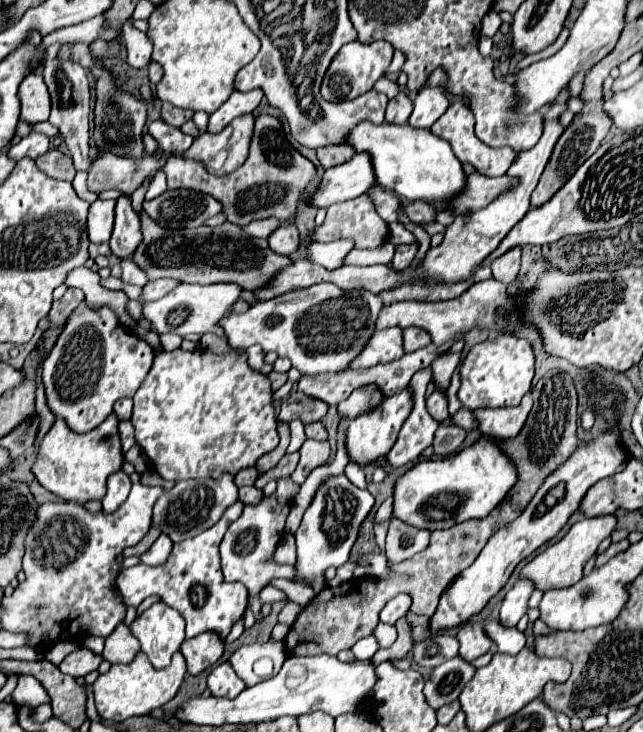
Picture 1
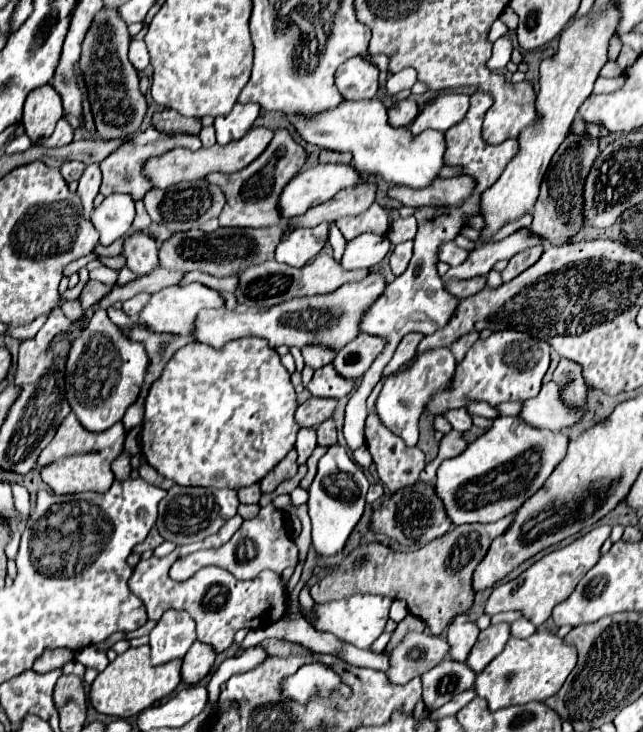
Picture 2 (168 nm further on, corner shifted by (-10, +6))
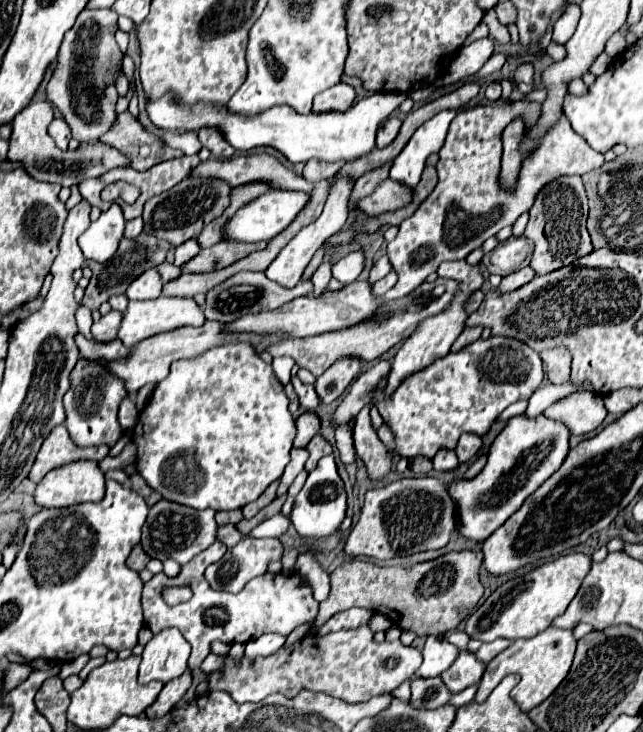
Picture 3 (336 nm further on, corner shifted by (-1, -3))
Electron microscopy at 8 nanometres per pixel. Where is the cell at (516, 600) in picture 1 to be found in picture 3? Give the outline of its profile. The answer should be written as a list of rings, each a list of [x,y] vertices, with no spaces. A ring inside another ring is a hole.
[[[461,650],[457,660],[453,662],[453,666],[449,670],[445,670],[445,674],[441,674],[441,678],[447,684],[447,688],[455,694],[455,692],[465,690],[467,686],[479,684],[483,672],[485,672],[485,662],[481,662],[473,652]]]

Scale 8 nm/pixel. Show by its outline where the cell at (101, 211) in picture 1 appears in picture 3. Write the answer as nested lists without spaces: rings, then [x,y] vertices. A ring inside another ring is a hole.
[[[111,204],[111,208],[101,212],[99,218],[91,222],[91,226],[79,236],[79,246],[85,258],[95,262],[109,260],[115,254],[119,240],[123,238],[123,228],[125,228],[125,218],[121,206]]]

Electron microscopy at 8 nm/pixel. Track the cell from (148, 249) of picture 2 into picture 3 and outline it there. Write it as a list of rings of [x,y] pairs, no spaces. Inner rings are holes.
[[[153,268],[153,270],[147,270],[145,274],[137,276],[129,284],[125,294],[129,300],[151,300],[151,298],[161,296],[161,286],[163,286],[163,280],[161,280],[159,272]]]

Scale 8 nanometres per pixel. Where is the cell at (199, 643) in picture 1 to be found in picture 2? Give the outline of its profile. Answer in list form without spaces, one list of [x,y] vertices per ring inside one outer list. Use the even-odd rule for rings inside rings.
[[[196,641],[190,651],[186,653],[186,657],[182,659],[182,683],[194,685],[200,679],[204,679],[210,671],[210,667],[214,665],[214,653],[210,653],[210,649],[206,649],[206,645],[202,645],[200,641]]]

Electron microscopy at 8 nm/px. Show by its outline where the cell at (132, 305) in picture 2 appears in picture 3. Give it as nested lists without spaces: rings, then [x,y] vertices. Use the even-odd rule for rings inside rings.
[[[111,310],[109,314],[105,314],[99,322],[93,324],[91,332],[93,332],[93,338],[97,342],[109,342],[117,336],[117,330],[121,326],[121,314],[123,312],[117,312],[117,310]]]

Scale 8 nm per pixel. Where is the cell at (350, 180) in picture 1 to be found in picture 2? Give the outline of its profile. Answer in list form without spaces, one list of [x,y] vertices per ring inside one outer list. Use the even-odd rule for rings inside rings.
[[[316,165],[312,169],[306,169],[306,171],[300,171],[298,177],[292,177],[288,181],[288,185],[282,189],[280,197],[278,197],[278,211],[280,211],[280,217],[284,221],[292,219],[292,217],[298,217],[298,215],[304,215],[310,207],[316,207],[316,205],[322,205],[326,201],[330,201],[330,197],[334,197],[340,189],[348,189],[348,187],[354,187],[356,183],[360,183],[360,175],[354,167],[350,165]]]

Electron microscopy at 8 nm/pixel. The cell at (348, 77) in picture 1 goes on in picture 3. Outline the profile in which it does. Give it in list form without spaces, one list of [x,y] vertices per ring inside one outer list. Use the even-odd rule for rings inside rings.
[[[335,84],[321,94],[315,96],[313,112],[325,112],[325,110],[347,110],[355,100],[355,88],[351,84]]]

